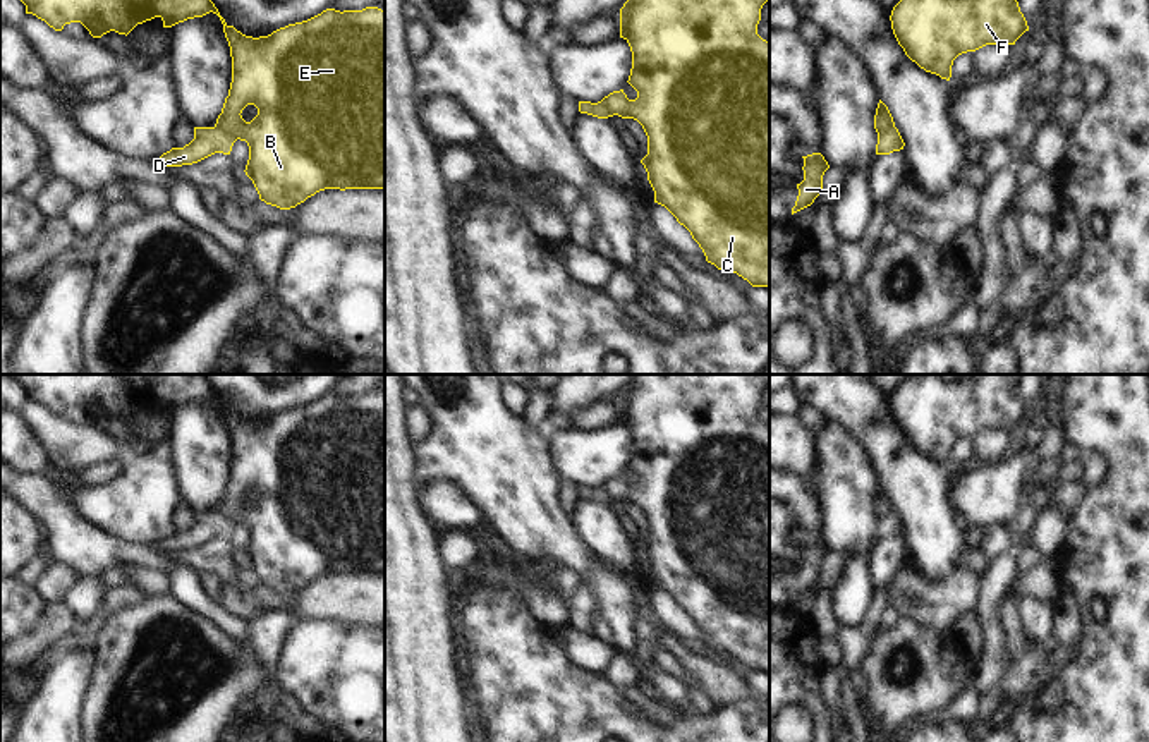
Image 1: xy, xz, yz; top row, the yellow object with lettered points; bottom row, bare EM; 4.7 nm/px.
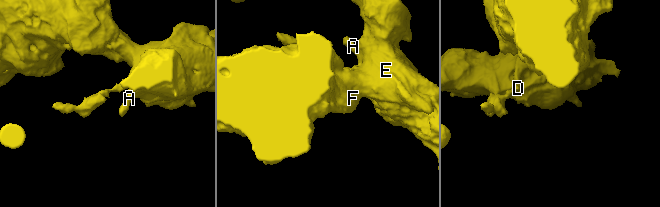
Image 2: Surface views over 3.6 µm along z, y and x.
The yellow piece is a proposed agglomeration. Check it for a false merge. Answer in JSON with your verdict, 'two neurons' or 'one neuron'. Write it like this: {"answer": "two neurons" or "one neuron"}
{"answer": "two neurons"}

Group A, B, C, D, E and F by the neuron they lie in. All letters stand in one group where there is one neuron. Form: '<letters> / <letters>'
A B C E F / D

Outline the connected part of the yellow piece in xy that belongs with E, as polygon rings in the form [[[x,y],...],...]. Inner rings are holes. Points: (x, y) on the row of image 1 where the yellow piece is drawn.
[[[21,0],[21,2],[26,5],[26,14],[36,15],[55,31],[62,31],[65,24],[81,22],[93,38],[101,38],[110,31],[127,36],[137,24],[143,24],[155,17],[160,17],[163,21],[163,27],[172,27],[187,19],[203,17],[210,12],[216,14],[223,24],[223,33],[230,46],[232,82],[230,82],[228,96],[225,98],[222,113],[218,115],[215,127],[218,127],[225,136],[230,136],[235,141],[240,139],[247,143],[249,160],[244,172],[252,180],[259,194],[259,199],[280,210],[290,210],[325,189],[340,189],[340,191],[385,189],[385,10],[378,7],[366,7],[362,10],[343,10],[343,12],[335,9],[326,9],[307,21],[289,24],[285,27],[273,31],[268,36],[252,38],[242,34],[234,26],[228,26],[211,0]],[[247,105],[254,105],[258,108],[258,115],[251,122],[246,122],[240,115]]]

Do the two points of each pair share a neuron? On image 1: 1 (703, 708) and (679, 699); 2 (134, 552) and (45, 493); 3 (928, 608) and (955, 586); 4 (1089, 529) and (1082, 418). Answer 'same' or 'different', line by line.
1: different
2: same
3: same
4: same

